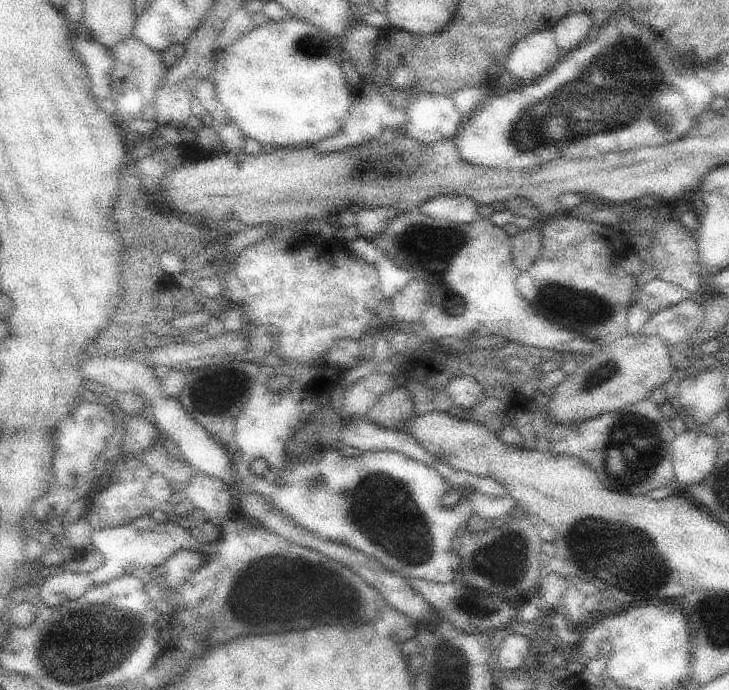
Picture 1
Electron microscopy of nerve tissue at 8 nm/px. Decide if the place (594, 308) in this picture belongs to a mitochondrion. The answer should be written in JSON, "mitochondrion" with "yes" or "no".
{"mitochondrion":"yes"}

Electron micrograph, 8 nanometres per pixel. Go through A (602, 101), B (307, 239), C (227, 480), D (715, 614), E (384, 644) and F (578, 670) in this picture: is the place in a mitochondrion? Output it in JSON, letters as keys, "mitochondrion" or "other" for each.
{"A":"mitochondrion","B":"other","C":"other","D":"mitochondrion","E":"other","F":"mitochondrion"}

